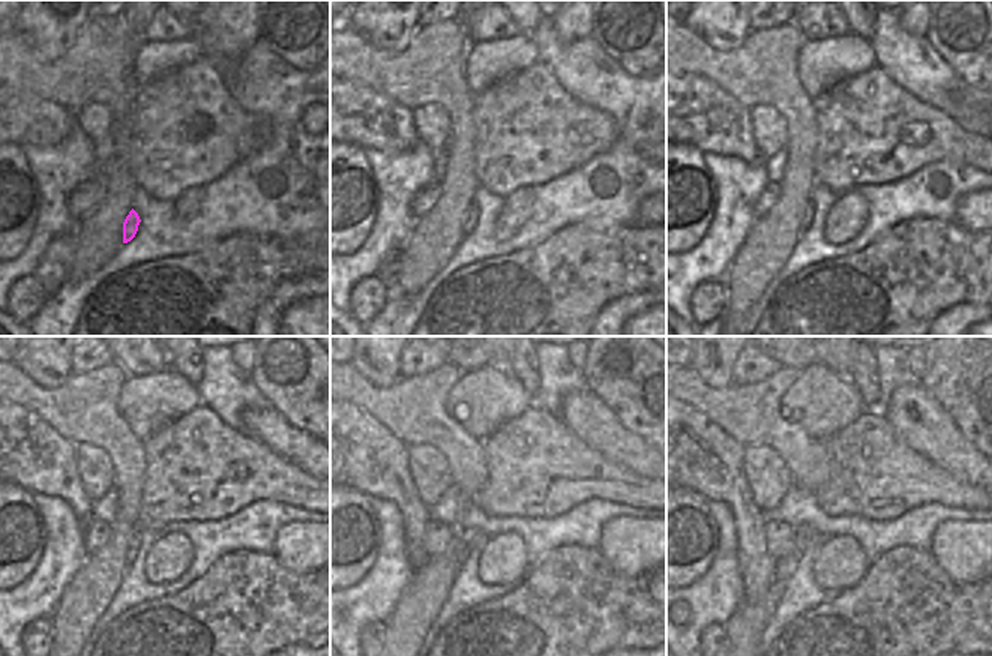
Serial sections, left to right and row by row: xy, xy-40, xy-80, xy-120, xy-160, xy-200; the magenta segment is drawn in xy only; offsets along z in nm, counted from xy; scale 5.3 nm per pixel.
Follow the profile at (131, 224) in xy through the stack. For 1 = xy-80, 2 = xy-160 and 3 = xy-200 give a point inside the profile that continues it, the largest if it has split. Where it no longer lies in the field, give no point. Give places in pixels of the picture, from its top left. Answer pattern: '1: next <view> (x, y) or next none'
1: next xy-80 (808, 215)
2: next xy-160 (467, 536)
3: next xy-200 (805, 535)

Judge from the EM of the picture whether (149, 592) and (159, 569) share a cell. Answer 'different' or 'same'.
different

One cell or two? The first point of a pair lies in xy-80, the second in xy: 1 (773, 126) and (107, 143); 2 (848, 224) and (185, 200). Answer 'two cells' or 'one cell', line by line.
1: two cells
2: one cell

